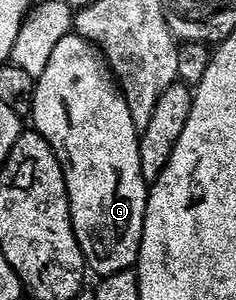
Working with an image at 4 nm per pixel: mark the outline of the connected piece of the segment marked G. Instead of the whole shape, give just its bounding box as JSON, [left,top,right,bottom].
[30,33,150,277]

